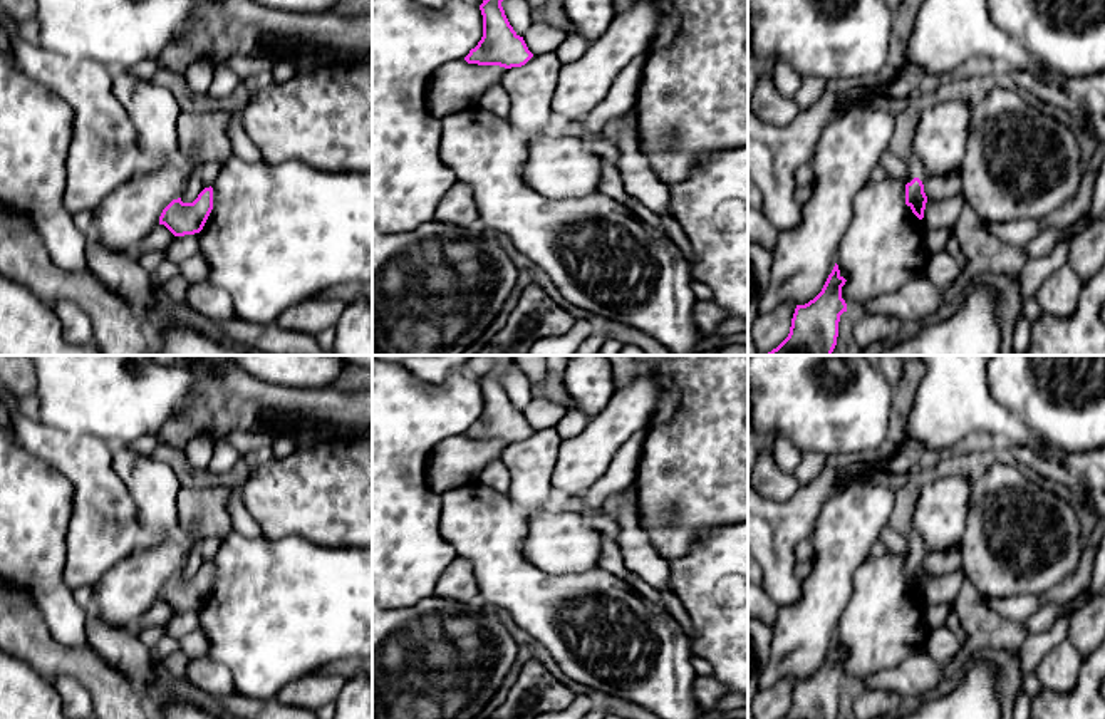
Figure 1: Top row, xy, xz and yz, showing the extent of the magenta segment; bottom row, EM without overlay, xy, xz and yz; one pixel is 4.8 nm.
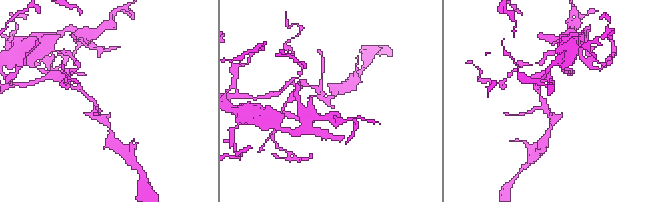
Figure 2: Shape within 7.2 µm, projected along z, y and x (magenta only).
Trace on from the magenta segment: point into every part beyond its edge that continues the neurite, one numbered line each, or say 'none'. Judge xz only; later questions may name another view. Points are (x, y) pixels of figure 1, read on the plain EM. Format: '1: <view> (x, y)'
none

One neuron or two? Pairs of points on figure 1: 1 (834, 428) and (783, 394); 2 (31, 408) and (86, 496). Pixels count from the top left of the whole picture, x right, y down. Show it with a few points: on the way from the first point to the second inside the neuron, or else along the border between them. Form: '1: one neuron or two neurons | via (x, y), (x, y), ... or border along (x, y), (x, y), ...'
1: one neuron | via (822, 416), (800, 394), (795, 394)
2: two neurons | border along (17, 396), (20, 411), (37, 421)

